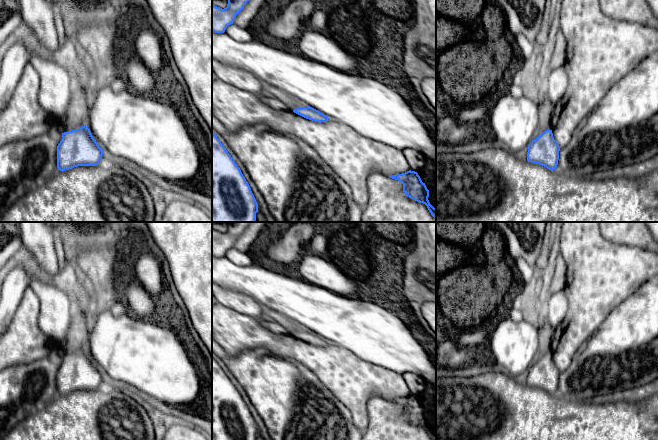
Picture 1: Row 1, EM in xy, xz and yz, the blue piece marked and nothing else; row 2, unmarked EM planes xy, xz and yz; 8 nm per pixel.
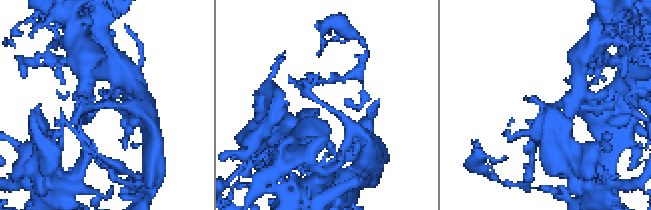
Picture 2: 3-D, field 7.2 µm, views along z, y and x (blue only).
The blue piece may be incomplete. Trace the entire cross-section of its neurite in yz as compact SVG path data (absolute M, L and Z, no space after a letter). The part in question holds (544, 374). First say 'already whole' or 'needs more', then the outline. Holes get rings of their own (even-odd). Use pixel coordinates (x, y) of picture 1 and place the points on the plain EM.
already whole; M546 354L528 369L527 385L553 395L558 389L560 372L552 354Z

